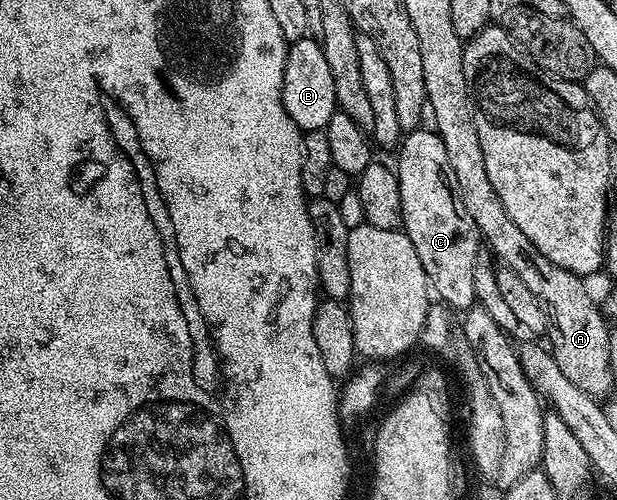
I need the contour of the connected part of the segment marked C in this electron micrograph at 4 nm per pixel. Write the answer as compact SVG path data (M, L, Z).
M423 130L406 132L397 148L403 214L401 229L409 241L413 241L417 257L421 257L430 290L434 294L436 291L452 312L466 313L476 306L473 269L481 249L481 236L477 225L473 225L473 217L465 213L456 196L449 156L445 154L445 141L441 141L438 131Z

